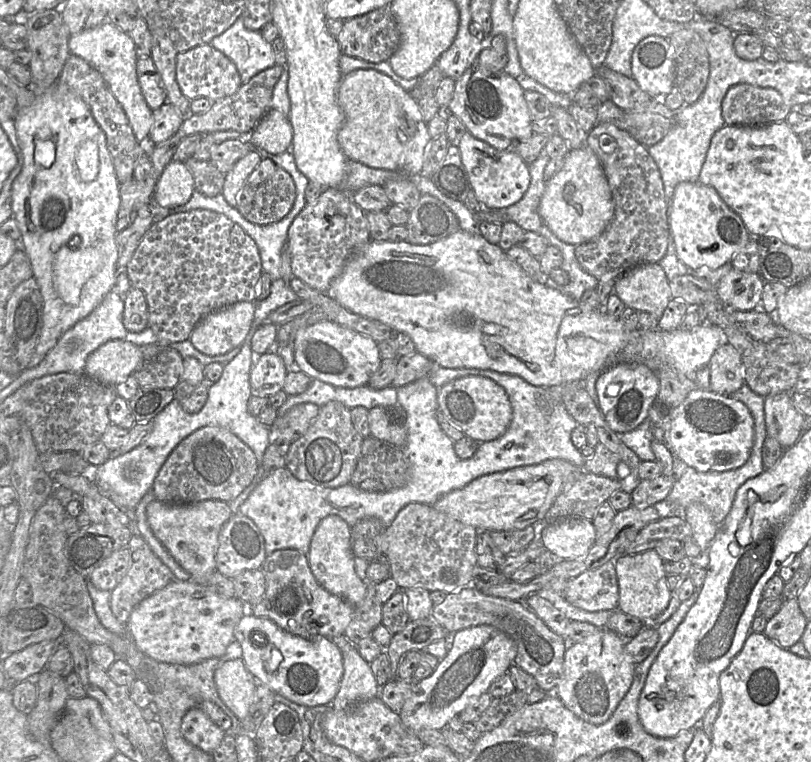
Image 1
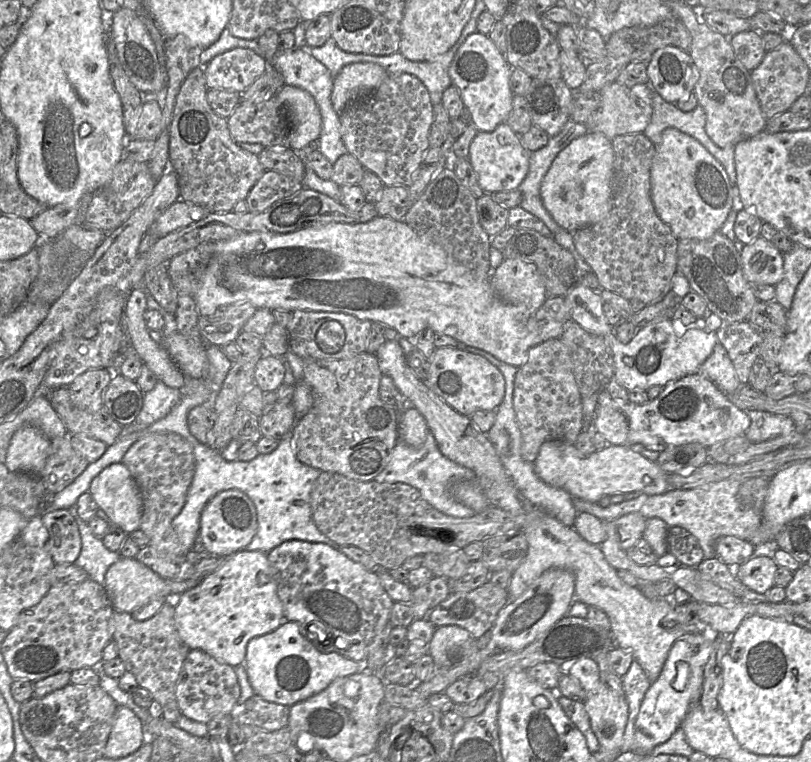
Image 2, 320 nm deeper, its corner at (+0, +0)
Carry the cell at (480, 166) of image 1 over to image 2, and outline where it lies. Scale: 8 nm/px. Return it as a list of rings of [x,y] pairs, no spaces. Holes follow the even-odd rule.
[[[505,122],[492,132],[480,132],[473,138],[469,149],[469,161],[476,173],[478,183],[485,193],[517,189],[529,170],[529,155],[520,136]]]

